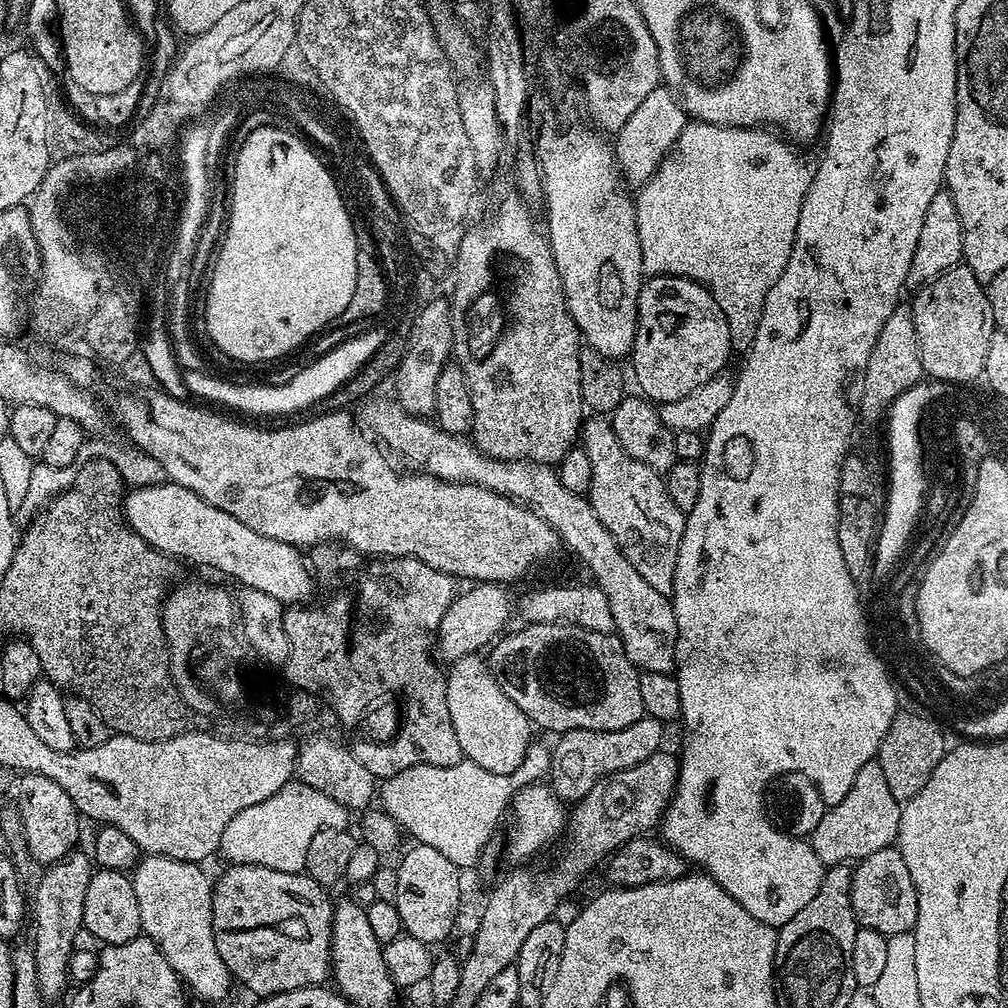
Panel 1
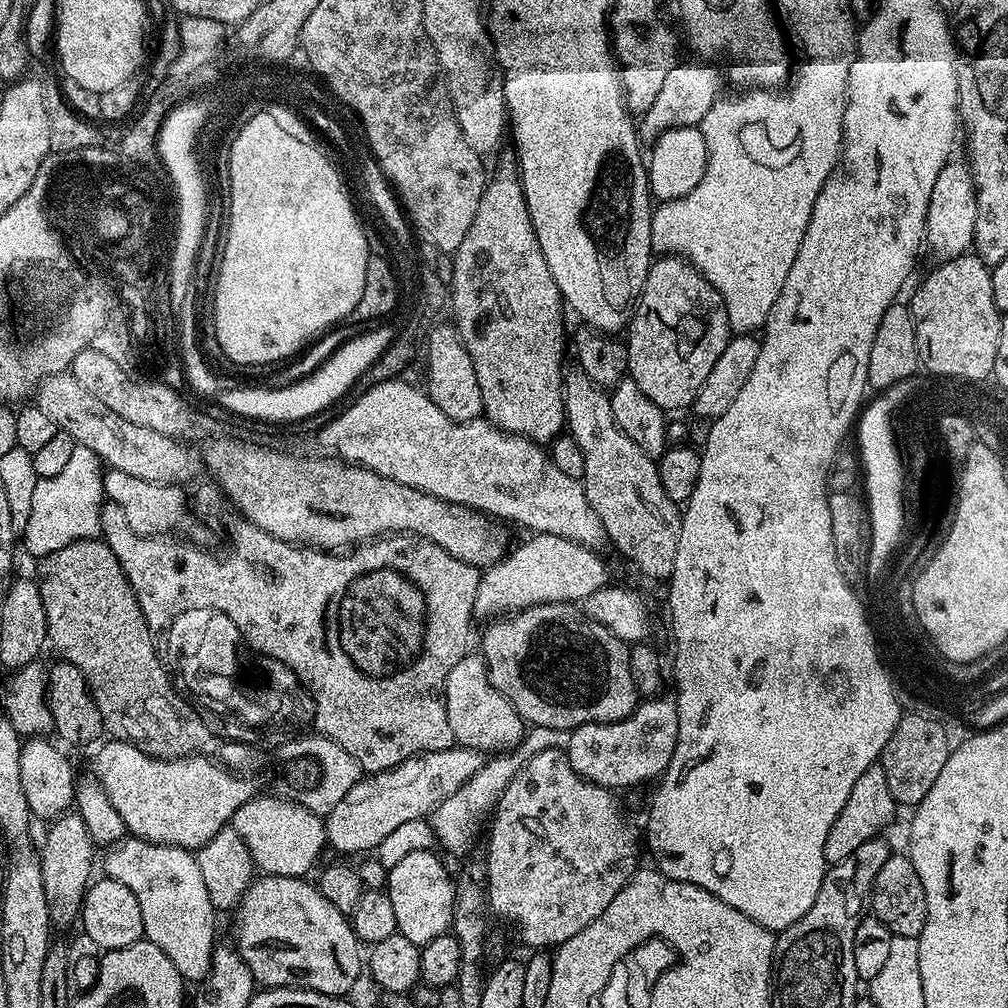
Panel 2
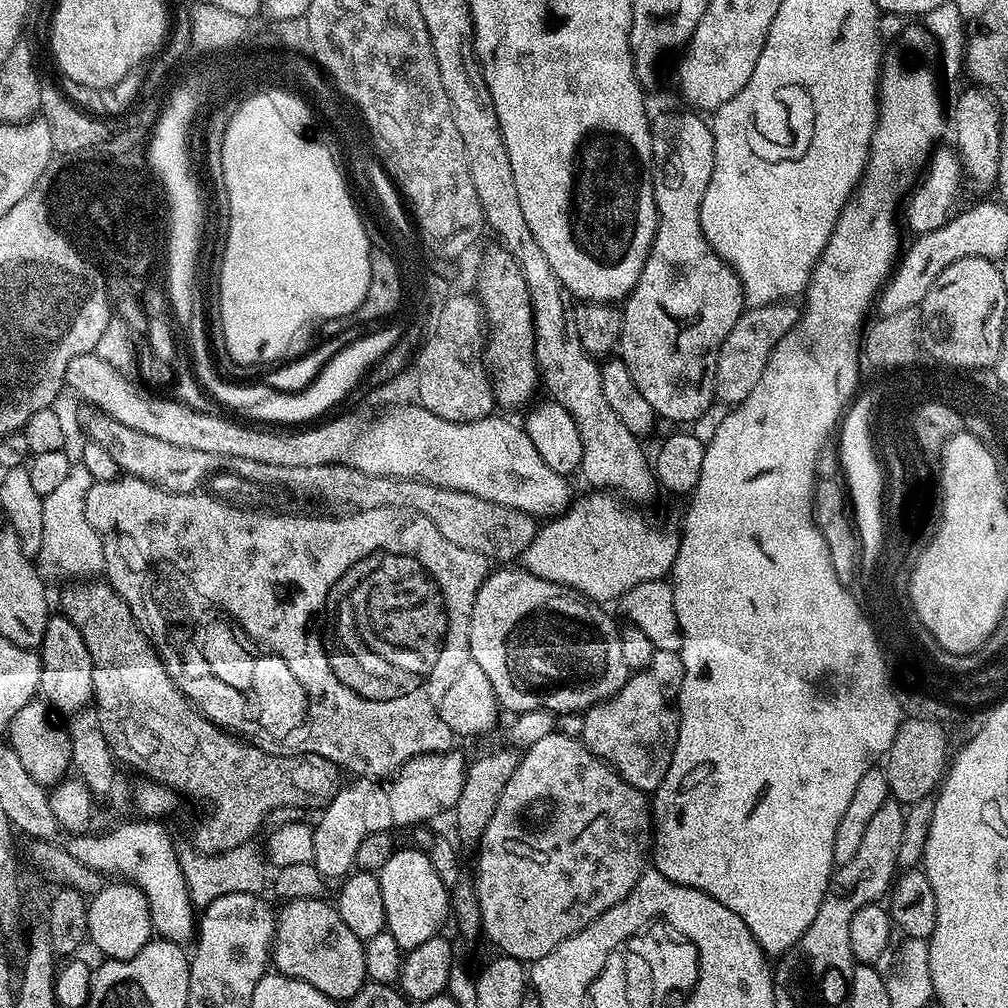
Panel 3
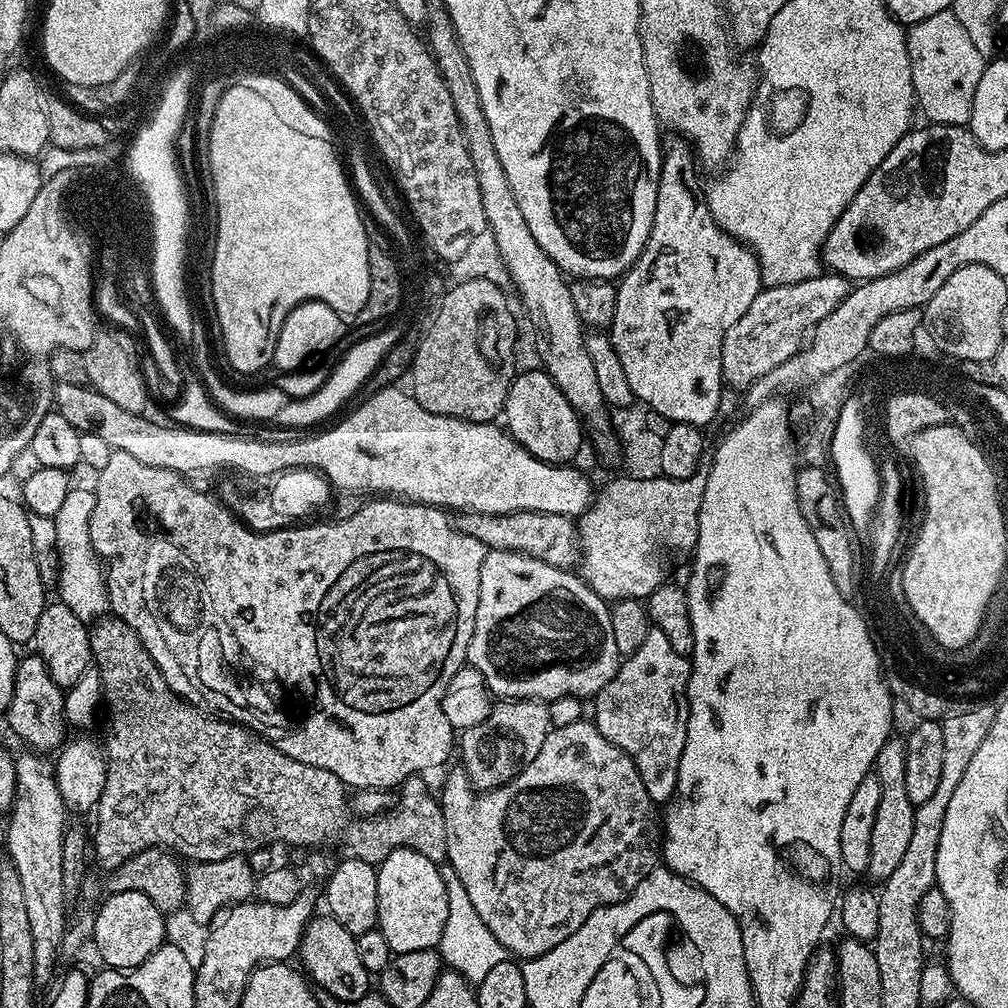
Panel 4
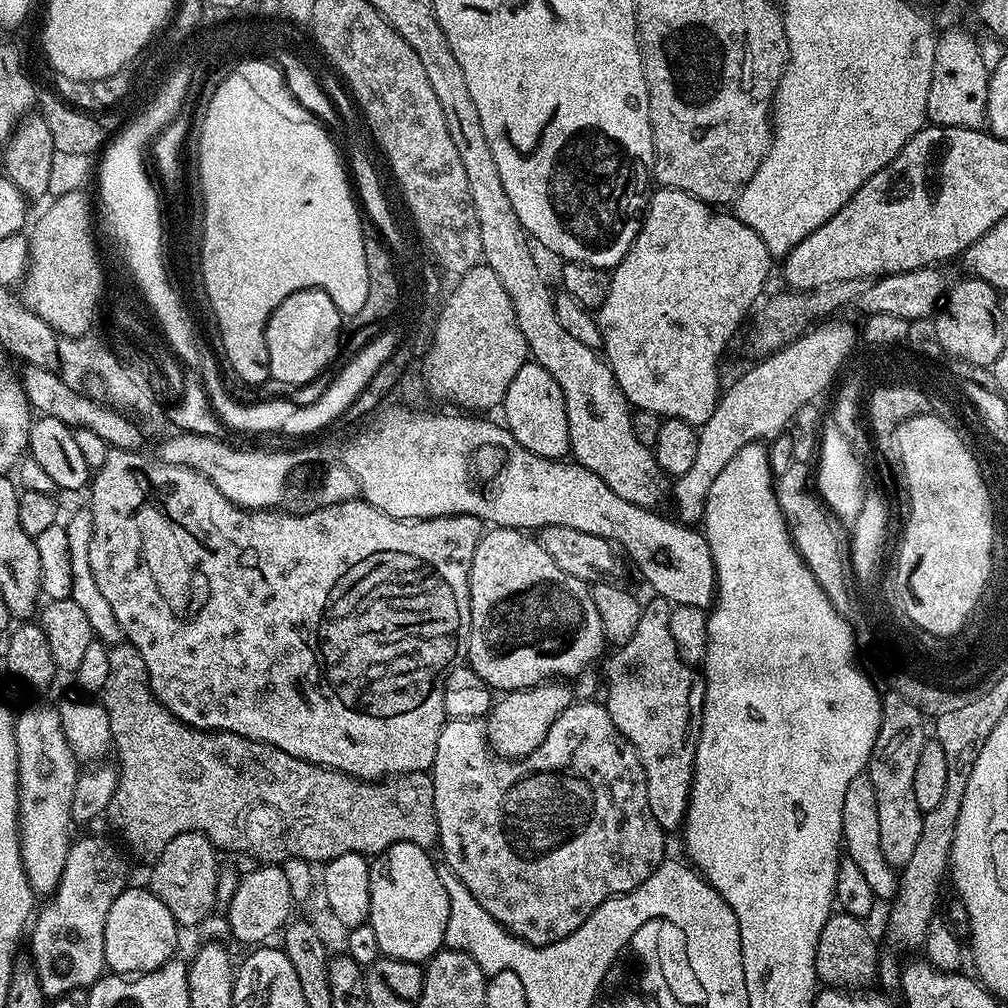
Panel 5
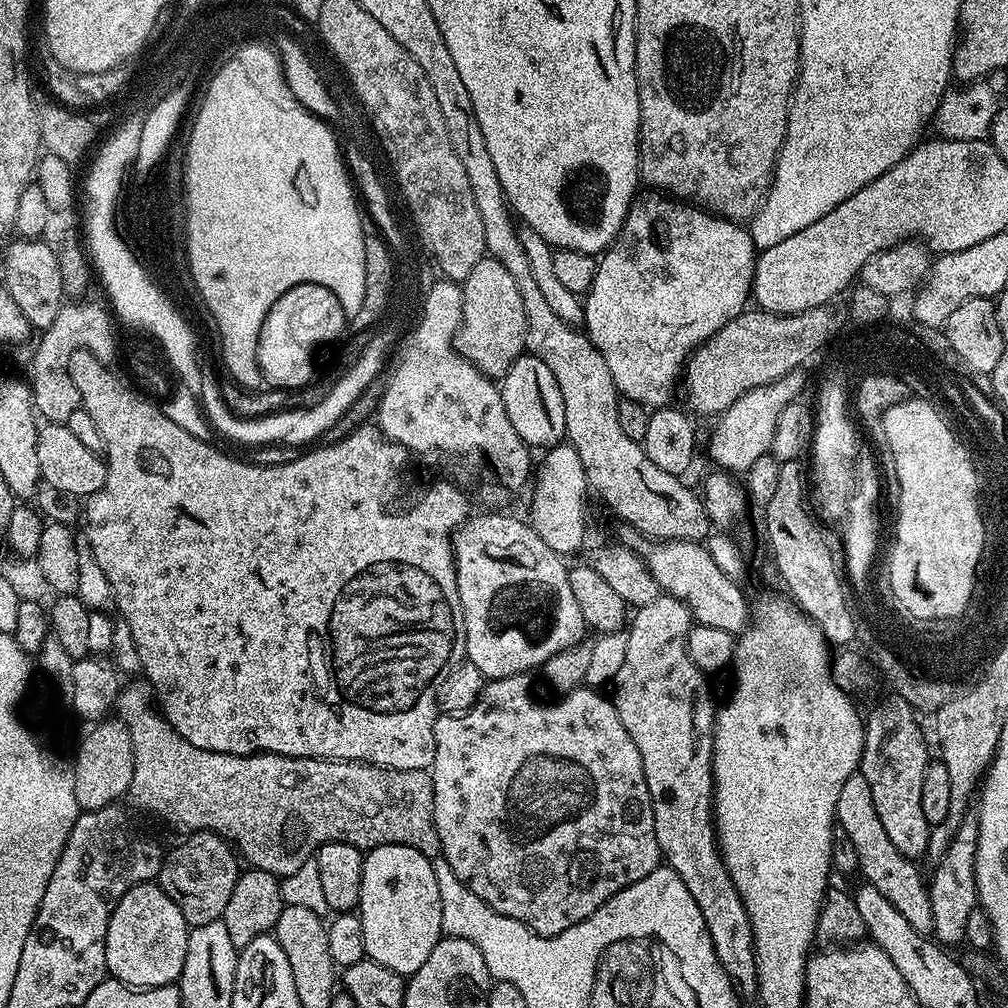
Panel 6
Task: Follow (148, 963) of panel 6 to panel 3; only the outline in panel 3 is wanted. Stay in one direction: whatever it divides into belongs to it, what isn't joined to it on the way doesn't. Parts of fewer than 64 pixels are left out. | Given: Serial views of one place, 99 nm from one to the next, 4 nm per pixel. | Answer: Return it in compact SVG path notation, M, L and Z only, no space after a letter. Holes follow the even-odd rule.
M108 882L97 896L88 900L88 940L98 951L101 957L109 960L129 960L153 939L152 919L150 918L150 906L146 902L146 894L134 884L127 882Z

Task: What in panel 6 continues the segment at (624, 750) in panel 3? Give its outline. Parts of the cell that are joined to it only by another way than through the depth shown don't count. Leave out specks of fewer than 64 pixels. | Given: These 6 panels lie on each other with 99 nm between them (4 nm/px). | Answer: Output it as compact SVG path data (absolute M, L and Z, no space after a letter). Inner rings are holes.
M661 594L654 598L654 602L649 602L647 606L635 609L630 623L627 625L626 633L626 656L622 666L619 667L617 676L610 684L610 699L612 705L618 710L618 718L622 718L622 726L626 726L626 734L630 734L630 739L634 741L634 746L638 746L638 754L642 754L642 770L646 778L646 786L650 790L652 799L652 809L654 810L654 834L658 838L660 855L666 861L667 867L672 868L686 882L686 890L694 894L694 902L698 902L698 910L702 910L702 918L706 918L706 930L710 930L710 938L714 942L714 950L718 954L718 962L726 970L726 974L731 978L733 984L741 993L755 993L756 990L756 952L752 948L752 923L746 914L746 906L730 878L730 874L724 865L724 859L720 856L720 850L716 843L716 830L714 827L714 817L712 815L712 735L714 725L716 725L717 701L712 701L712 692L708 689L709 677L701 672L688 653L688 631L694 627L692 611L678 598Z

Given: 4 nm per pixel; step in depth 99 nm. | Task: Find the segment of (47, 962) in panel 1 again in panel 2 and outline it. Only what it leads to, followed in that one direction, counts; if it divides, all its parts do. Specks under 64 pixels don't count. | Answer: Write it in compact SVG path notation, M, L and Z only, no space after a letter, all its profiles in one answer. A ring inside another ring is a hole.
M69 810L62 816L57 816L51 821L48 833L44 836L44 848L39 849L40 869L42 870L42 887L46 890L46 906L50 912L50 918L57 929L64 928L81 919L84 907L84 895L89 890L92 876L92 851L94 845L90 838L90 830L86 830L86 822L80 817L80 813Z

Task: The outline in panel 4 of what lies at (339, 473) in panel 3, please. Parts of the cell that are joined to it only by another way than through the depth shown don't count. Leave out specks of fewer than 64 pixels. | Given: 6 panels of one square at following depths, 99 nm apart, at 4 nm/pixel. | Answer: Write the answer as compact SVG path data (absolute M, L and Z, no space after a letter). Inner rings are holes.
M465 512L459 517L460 531L478 538L488 549L497 552L521 552L555 568L571 569L580 555L580 533L573 517L545 512L511 512L495 516Z

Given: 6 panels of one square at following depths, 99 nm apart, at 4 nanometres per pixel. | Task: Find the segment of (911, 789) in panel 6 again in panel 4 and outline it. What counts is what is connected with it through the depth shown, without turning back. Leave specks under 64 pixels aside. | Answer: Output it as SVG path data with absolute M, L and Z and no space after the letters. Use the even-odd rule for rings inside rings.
M903 735L889 736L876 759L874 774L878 778L878 786L882 786L882 798L878 802L878 818L874 818L874 831L870 833L872 857L868 863L867 875L873 876L876 882L883 882L901 864L914 831L916 805L906 795L906 740Z

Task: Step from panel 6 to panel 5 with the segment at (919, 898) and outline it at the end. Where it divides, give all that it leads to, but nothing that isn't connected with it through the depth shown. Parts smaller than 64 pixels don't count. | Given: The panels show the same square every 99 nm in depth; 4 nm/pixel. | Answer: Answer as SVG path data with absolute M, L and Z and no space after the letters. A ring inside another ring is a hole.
M866 774L854 778L846 790L846 799L842 801L842 834L842 848L847 859L852 860L858 870L862 870L877 901L891 901L898 887L898 872L886 862L886 854L882 854L882 841L878 831L878 798L874 798L874 782L870 782Z

